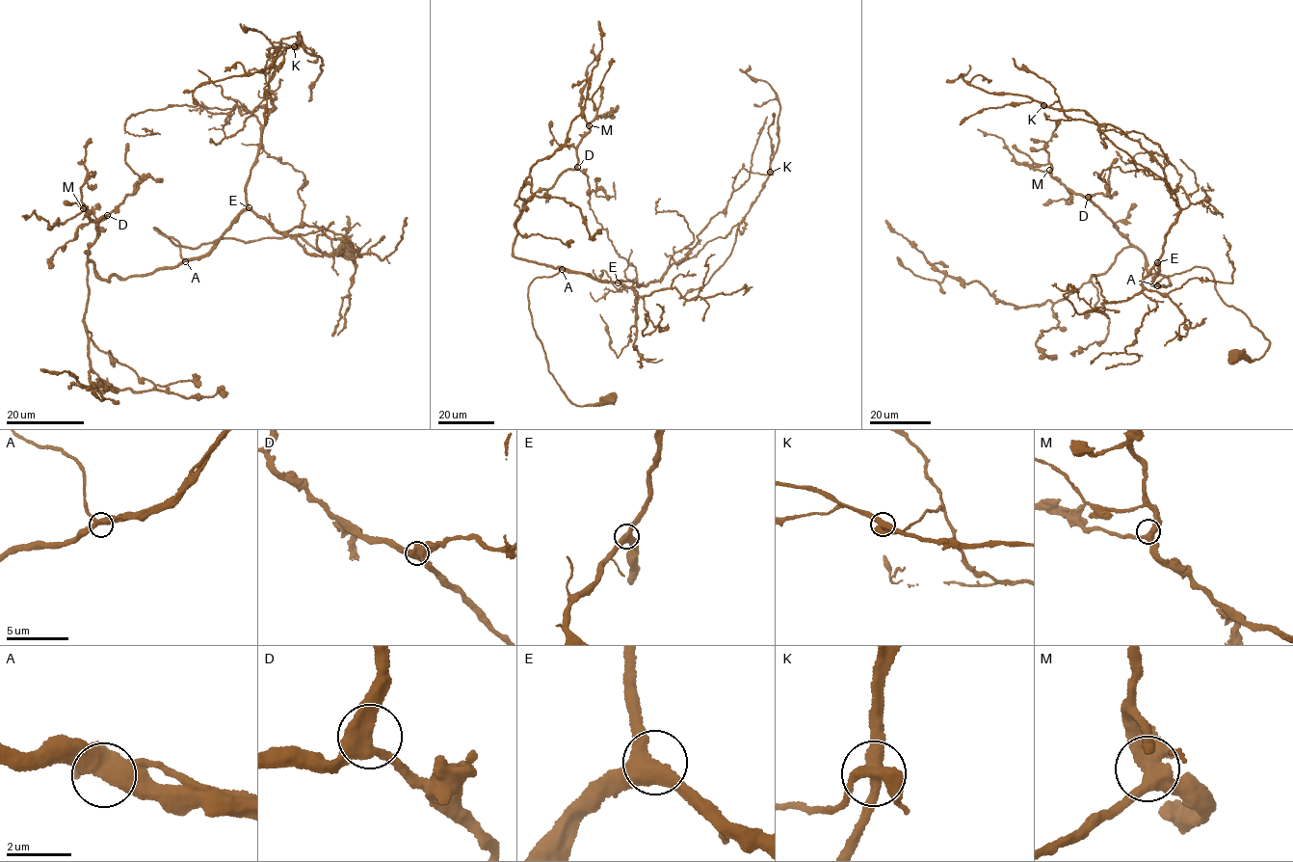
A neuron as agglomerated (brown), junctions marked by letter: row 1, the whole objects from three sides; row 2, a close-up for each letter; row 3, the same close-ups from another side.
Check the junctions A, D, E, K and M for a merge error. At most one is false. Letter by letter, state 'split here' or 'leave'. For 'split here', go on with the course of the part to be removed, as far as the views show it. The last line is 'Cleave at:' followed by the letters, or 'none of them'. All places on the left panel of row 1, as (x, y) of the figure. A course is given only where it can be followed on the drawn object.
A: leave
D: leave
E: leave
K: split here; foreign part runs (294, 46), (301, 40), (301, 32), (304, 49), (323, 61), (309, 101)
M: leave
Cleave at: K

